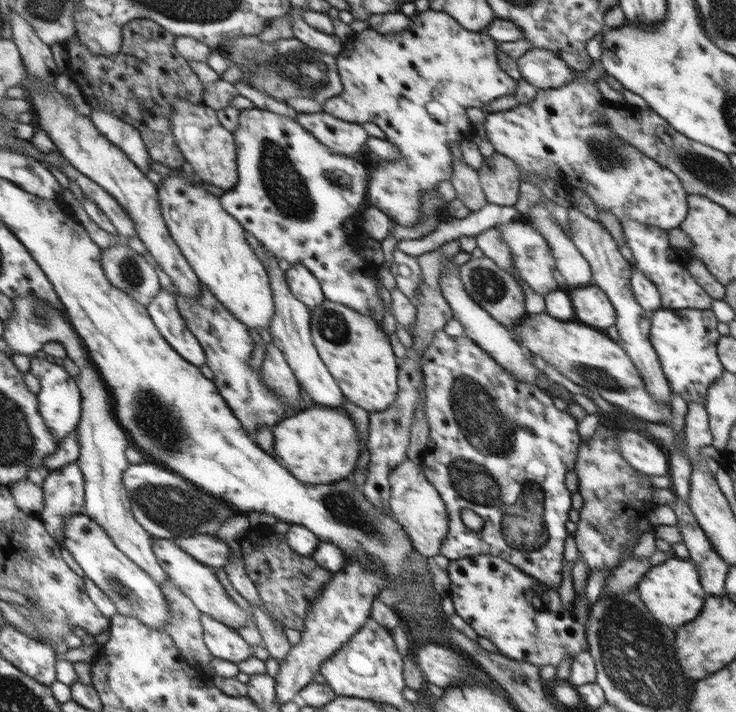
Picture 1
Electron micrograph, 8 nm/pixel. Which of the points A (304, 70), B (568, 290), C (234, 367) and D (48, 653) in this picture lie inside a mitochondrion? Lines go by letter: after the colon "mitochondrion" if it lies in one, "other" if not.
A: mitochondrion
B: other
C: other
D: other

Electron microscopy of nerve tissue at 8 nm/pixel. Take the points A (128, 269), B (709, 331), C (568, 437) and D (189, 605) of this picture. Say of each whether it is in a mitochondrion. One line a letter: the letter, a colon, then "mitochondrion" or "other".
A: mitochondrion
B: other
C: other
D: other

